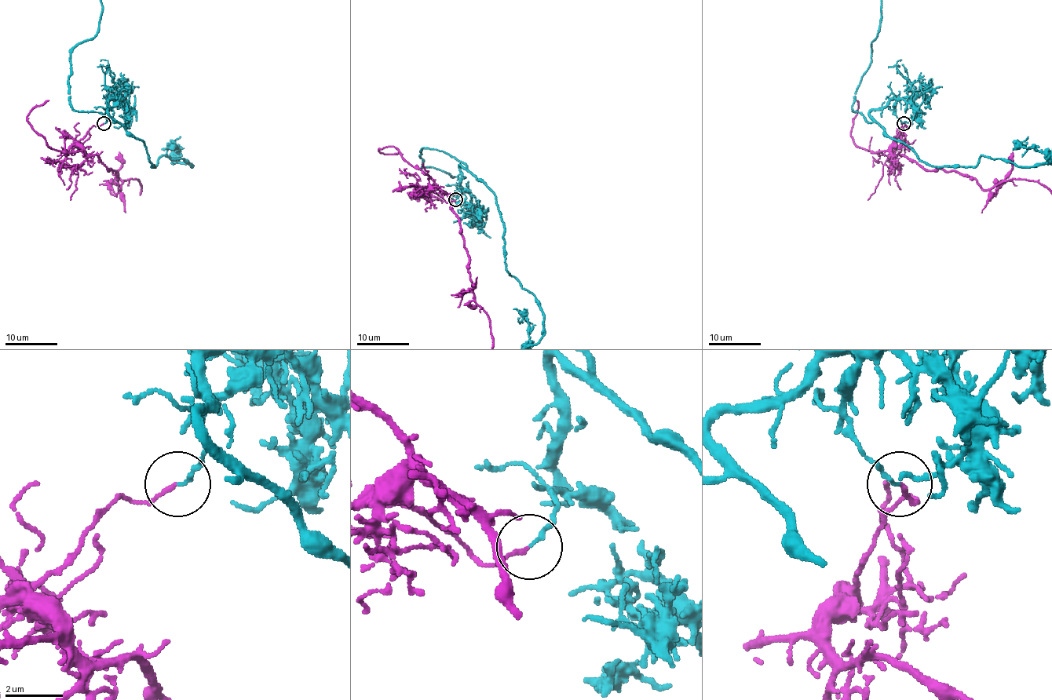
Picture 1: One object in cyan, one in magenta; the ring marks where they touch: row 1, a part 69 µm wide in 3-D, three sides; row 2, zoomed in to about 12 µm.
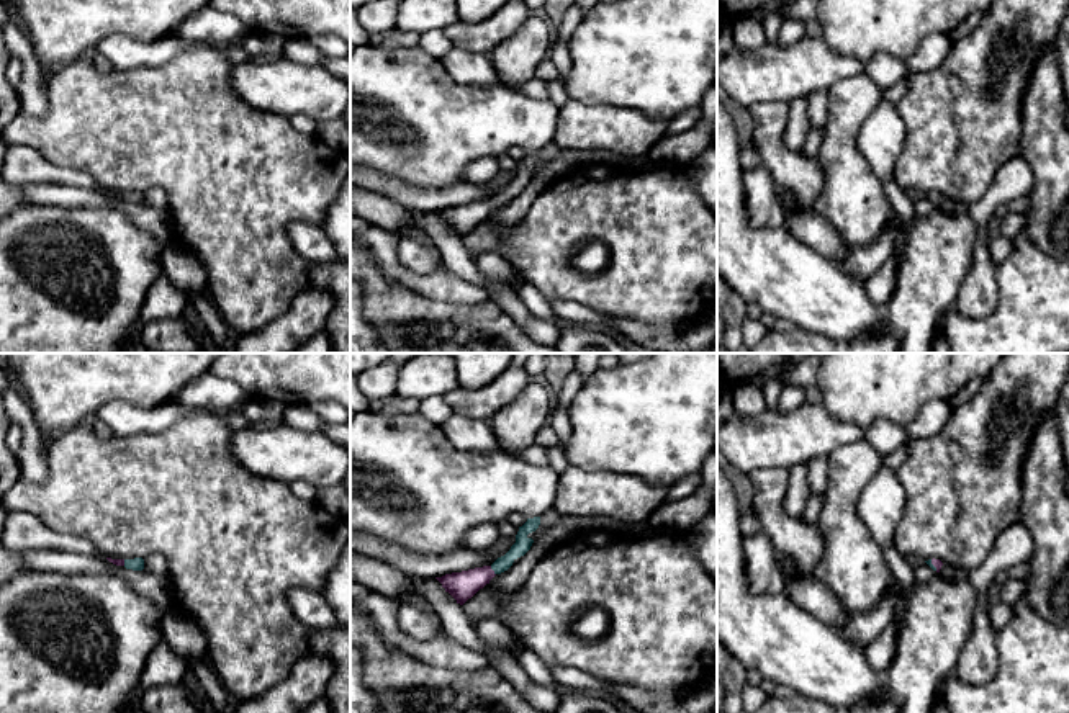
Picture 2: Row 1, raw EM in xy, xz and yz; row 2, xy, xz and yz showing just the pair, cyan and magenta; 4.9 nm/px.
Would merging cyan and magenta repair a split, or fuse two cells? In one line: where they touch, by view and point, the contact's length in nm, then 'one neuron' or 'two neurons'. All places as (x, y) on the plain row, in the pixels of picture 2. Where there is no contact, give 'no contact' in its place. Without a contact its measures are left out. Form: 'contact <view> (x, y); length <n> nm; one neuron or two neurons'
contact xz (493, 203); length 50 nm; two neurons

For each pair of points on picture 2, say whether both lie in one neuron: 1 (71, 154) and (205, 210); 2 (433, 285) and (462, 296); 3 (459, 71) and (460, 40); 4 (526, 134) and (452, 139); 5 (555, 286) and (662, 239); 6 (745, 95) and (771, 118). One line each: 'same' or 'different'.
1: same
2: same
3: different
4: same
5: same
6: different

